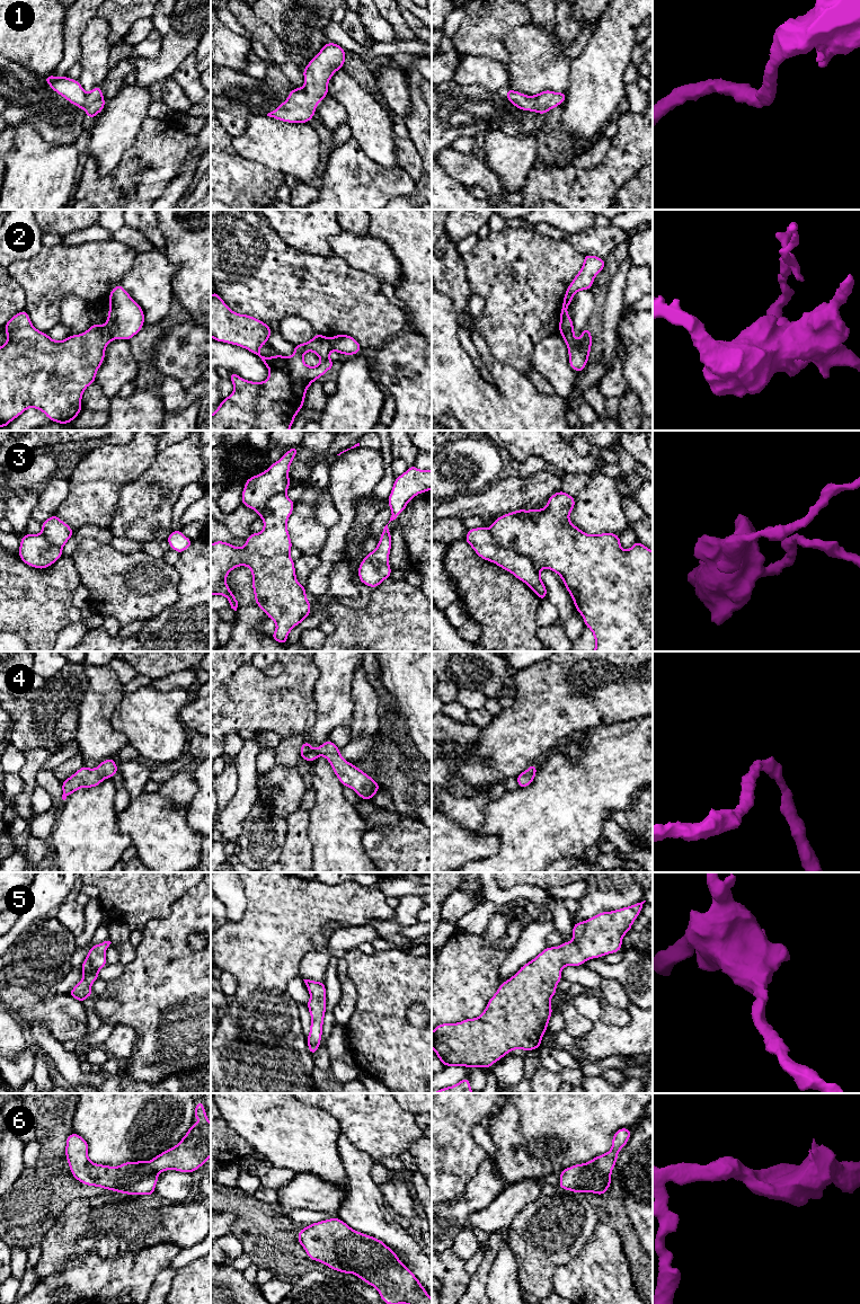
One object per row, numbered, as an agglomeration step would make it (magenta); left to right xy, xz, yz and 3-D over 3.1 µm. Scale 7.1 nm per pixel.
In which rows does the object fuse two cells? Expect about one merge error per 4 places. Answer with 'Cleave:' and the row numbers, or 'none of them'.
Cleave: 2, 3

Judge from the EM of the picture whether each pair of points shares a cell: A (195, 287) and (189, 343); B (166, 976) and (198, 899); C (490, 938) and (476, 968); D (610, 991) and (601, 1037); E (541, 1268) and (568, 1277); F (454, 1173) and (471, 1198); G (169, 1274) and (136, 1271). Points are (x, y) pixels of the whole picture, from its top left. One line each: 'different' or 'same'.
A: different
B: same
C: different
D: different
E: different
F: different
G: different

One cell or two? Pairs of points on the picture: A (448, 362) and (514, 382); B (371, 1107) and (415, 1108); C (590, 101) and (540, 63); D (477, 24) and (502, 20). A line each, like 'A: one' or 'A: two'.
A: one
B: two
C: two
D: one

